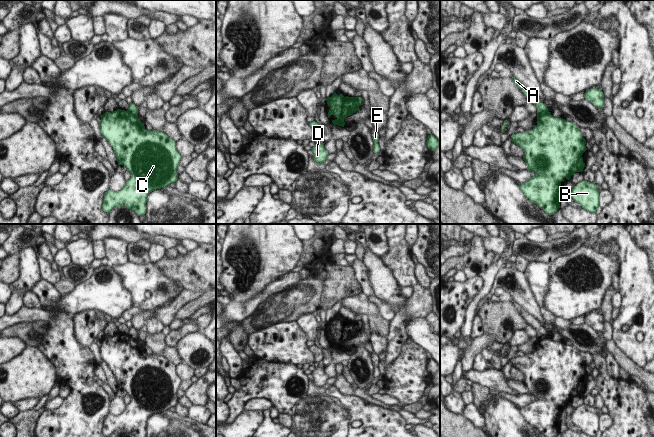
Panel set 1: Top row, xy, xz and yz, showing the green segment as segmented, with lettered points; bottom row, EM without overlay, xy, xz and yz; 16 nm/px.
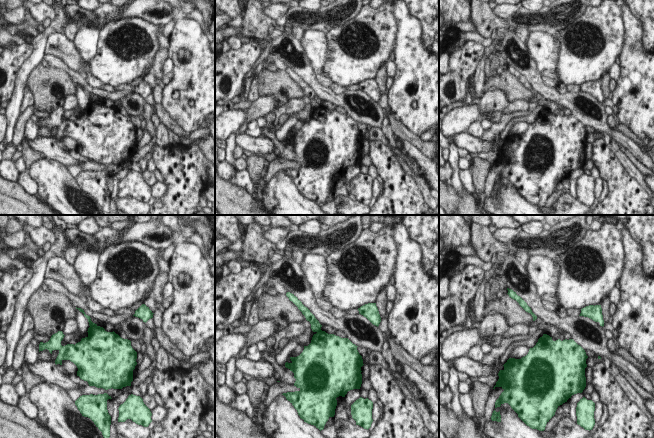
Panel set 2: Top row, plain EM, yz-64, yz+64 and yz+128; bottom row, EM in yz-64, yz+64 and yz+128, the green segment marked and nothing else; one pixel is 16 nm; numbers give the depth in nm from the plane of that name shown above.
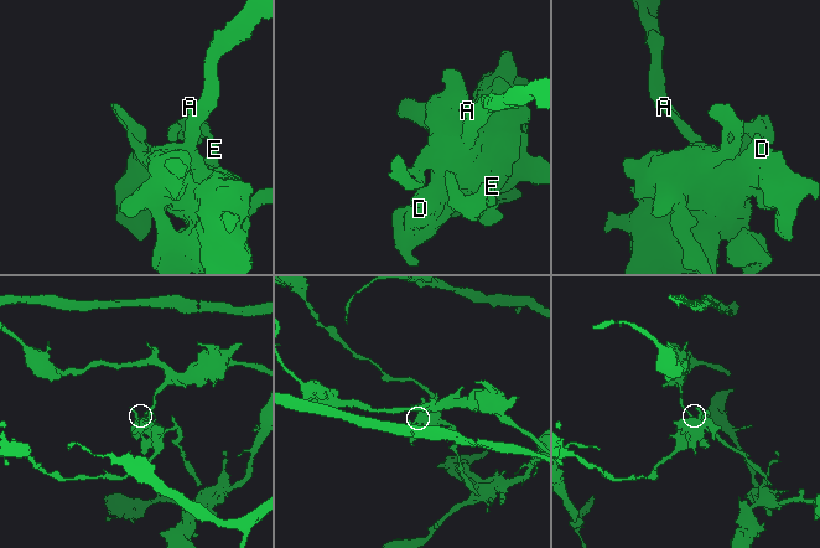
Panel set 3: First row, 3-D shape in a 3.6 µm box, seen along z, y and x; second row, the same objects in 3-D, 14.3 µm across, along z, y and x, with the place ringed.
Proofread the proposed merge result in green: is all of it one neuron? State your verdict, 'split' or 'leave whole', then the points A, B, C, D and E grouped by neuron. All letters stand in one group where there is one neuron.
split | A / B C D E

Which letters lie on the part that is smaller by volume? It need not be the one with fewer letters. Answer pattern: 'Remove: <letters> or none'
Remove: B, C, D, E

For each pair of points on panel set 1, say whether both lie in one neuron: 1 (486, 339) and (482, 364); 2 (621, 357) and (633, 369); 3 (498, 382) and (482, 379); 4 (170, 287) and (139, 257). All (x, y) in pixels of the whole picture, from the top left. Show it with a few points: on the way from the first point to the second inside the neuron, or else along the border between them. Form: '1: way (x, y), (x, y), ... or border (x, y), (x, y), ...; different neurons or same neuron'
1: border (480, 352), (475, 357), (472, 367); different neurons
2: way (624, 360), (630, 366); same neuron
3: way (494, 380), (486, 379); same neuron
4: border (128, 261), (134, 264), (147, 264), (149, 262); different neurons

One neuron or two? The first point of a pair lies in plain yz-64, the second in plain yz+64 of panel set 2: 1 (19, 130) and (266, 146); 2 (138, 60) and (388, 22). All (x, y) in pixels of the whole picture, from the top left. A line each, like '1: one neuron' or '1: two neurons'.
1: two neurons
2: one neuron

